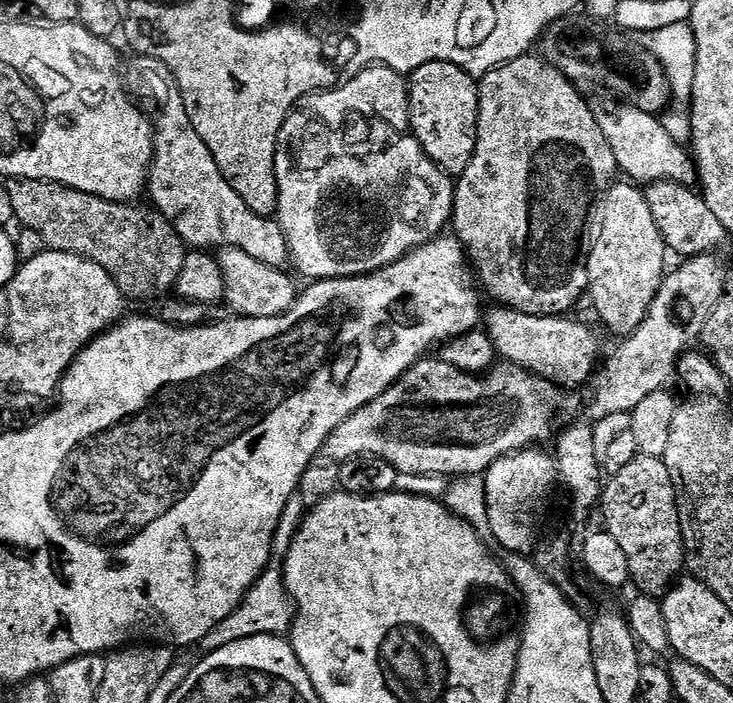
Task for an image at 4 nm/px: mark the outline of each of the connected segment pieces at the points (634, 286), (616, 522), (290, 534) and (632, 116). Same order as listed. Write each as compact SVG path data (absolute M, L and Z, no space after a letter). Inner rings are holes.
M623 183L614 185L605 196L603 193L599 201L598 215L590 232L591 240L593 236L592 249L586 252L586 292L590 304L601 315L601 325L617 332L620 338L627 338L634 330L638 330L658 294L666 275L666 247L645 193L635 183Z
M640 452L603 487L600 512L605 515L605 531L622 547L628 560L629 581L641 595L659 597L681 575L684 558L682 517L676 502L676 489L664 460Z
M296 491L287 500L286 510L283 511L282 518L277 521L275 527L276 536L273 540L272 558L269 560L268 567L256 578L254 586L247 592L240 606L232 611L222 623L216 624L214 630L201 641L200 648L203 649L203 653L207 654L221 649L222 646L230 645L231 642L240 641L242 638L285 635L291 631L294 606L285 588L283 562L299 528L299 523L295 519L292 521L292 515L295 512L296 503L300 504L303 500L301 491Z
M612 102L616 104L592 104L592 112L600 124L602 134L605 135L607 151L610 156L616 159L616 164L625 172L627 179L632 182L639 182L641 185L649 186L656 181L672 181L678 184L695 185L698 180L698 173L693 157L689 149L683 144L679 144L666 132L659 115L651 112L643 112L633 108L631 104L623 102Z

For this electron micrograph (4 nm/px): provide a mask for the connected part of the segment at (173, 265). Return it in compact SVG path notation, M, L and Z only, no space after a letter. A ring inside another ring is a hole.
M12 180L7 189L13 217L21 220L23 227L36 231L53 252L78 254L102 266L129 301L159 301L175 289L176 279L182 274L186 245L155 207L110 202L49 180Z

